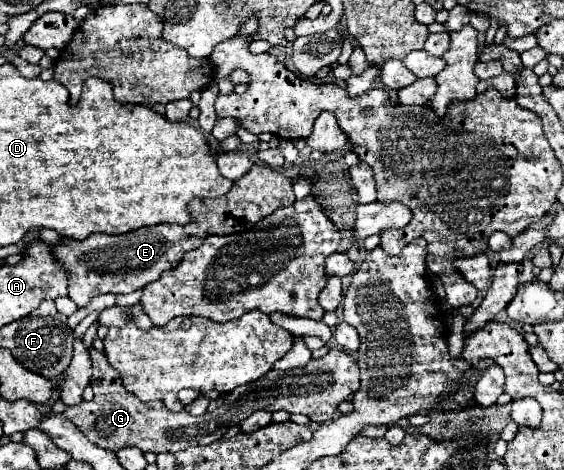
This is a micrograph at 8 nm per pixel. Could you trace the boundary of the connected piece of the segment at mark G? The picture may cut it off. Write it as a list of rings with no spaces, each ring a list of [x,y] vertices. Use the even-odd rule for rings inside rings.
[[[93,347],[89,349],[91,363],[93,363],[93,375],[91,375],[91,387],[95,397],[91,401],[83,401],[75,409],[65,409],[63,417],[75,423],[85,437],[111,451],[119,451],[123,447],[139,447],[141,451],[151,453],[179,453],[193,445],[209,445],[217,439],[221,439],[229,427],[239,425],[243,419],[247,419],[257,409],[269,409],[269,411],[289,411],[289,413],[301,413],[307,415],[311,421],[329,423],[335,417],[337,405],[345,401],[349,395],[357,391],[359,385],[359,367],[355,363],[355,357],[345,349],[329,349],[329,353],[321,359],[311,359],[305,367],[289,369],[289,371],[269,371],[261,379],[235,387],[231,393],[225,395],[225,403],[217,407],[215,411],[209,411],[201,417],[193,417],[187,411],[169,411],[161,401],[139,401],[133,393],[129,393],[123,387],[119,371],[115,371],[107,357]]]

